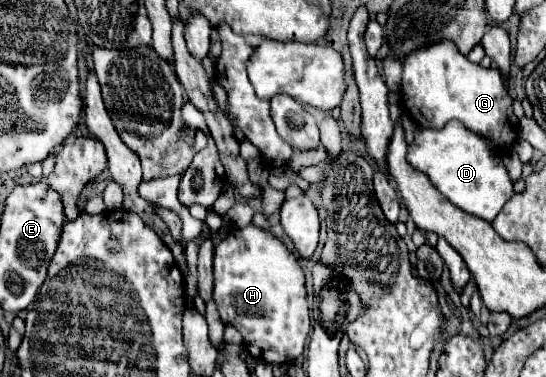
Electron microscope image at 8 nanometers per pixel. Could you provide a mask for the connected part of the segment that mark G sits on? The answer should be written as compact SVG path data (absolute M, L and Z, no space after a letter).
M439 40L405 56L401 80L403 108L415 126L439 130L447 122L459 120L469 130L491 138L505 150L517 140L519 124L511 108L513 98L501 80L501 72L495 72L495 68L483 68L465 54L459 54L453 40Z

